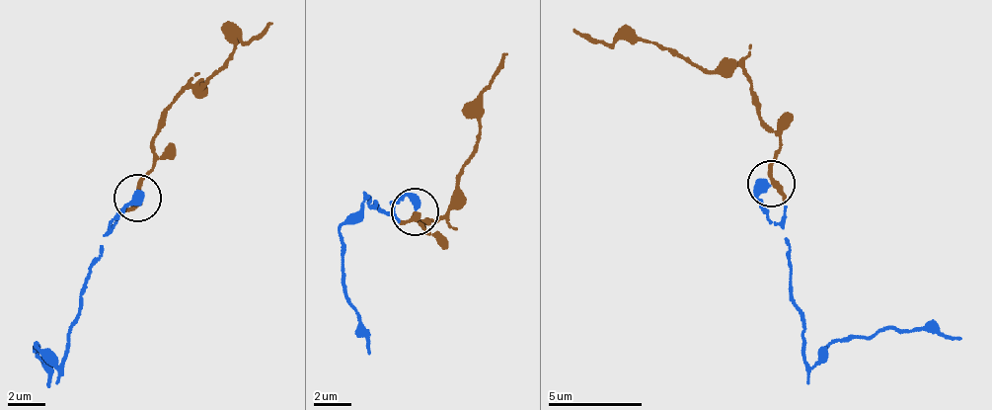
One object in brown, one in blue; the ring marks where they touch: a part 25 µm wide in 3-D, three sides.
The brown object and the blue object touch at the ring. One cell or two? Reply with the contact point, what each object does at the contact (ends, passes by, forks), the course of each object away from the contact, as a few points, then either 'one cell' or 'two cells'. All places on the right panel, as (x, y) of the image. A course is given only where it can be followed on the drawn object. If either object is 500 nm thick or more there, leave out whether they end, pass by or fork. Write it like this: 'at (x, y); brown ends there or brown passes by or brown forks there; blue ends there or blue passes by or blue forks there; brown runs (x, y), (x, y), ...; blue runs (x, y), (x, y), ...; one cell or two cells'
at (771, 184); brown passes by; blue ends there; brown runs (772, 185), (779, 134), (764, 122), (756, 92), (739, 67), (691, 67), (655, 41), (601, 44), (575, 29); blue runs (772, 185), (756, 197), (782, 227), (809, 367), (830, 343), (873, 340), (882, 330), (960, 339); one cell

